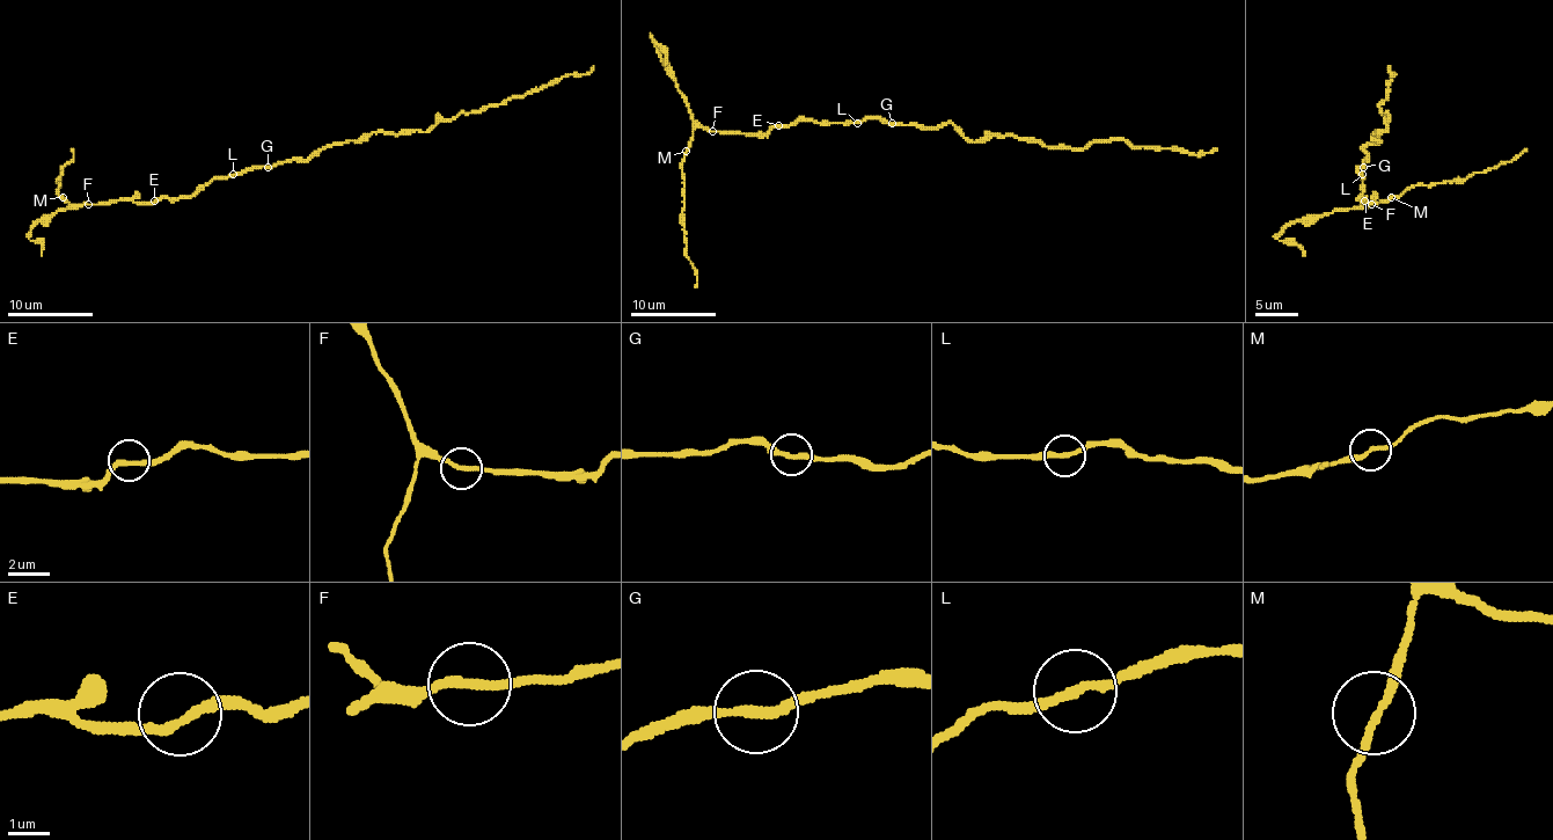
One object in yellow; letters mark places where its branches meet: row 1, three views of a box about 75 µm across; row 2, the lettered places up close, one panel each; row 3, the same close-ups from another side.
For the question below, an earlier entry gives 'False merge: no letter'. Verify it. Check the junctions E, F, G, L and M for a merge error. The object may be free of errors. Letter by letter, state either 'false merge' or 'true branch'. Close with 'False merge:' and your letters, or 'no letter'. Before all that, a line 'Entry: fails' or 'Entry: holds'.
Entry: holds
E: true branch
F: true branch
G: true branch
L: true branch
M: true branch
False merge: no letter

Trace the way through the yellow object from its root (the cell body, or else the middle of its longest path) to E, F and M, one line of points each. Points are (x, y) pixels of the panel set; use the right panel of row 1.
E: (1360, 166), (1360, 198), (1364, 201)
F: (1360, 166), (1360, 198), (1367, 202), (1374, 201), (1371, 204)
M: (1360, 166), (1360, 198), (1367, 202), (1374, 201), (1367, 206), (1390, 198)

